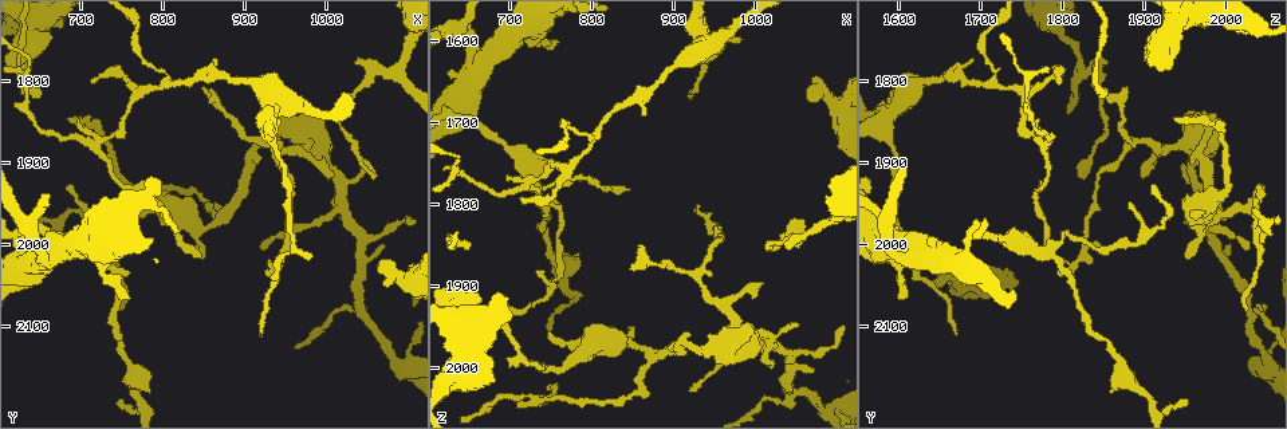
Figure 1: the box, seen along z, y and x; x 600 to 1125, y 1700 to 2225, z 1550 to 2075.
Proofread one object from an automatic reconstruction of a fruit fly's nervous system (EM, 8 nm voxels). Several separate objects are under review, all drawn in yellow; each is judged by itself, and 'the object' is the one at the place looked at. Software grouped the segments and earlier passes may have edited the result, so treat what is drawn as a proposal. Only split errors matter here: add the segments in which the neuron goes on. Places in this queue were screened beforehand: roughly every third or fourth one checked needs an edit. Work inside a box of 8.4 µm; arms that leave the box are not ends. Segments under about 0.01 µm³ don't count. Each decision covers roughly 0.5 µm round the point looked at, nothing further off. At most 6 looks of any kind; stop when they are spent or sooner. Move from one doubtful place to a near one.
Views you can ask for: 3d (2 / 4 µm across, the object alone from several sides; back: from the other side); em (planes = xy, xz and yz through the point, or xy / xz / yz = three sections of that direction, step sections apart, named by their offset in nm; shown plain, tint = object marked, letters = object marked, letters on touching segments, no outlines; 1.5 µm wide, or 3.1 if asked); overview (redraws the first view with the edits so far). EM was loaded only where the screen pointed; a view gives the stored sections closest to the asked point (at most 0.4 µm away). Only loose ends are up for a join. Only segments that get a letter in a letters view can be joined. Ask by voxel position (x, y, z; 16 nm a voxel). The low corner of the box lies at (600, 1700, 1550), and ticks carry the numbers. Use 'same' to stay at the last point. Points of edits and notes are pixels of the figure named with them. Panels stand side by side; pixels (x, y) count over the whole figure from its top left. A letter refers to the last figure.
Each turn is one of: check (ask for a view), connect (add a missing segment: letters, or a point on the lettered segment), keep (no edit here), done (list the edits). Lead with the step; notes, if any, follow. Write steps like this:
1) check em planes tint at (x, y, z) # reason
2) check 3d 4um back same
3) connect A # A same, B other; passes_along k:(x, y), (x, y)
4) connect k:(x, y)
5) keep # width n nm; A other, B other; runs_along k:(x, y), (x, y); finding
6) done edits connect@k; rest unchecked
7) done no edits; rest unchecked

check em planes letters at (985, 2015, 1600) # thin end

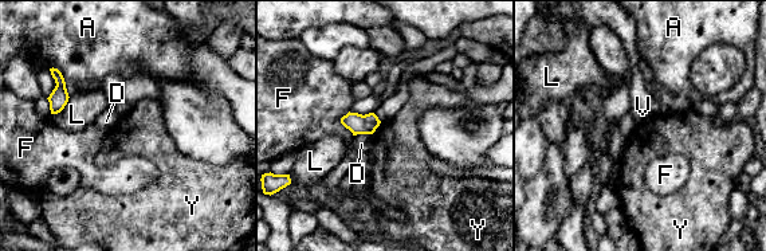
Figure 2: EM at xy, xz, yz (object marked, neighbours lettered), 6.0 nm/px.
keep # A other, D other, F other, L other, V other, Y other; border 2:(381, 122), (372, 133); no lettered segment goes on from it

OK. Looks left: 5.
check em xz step 4 letters at (715, 1800, 1795) # an open end

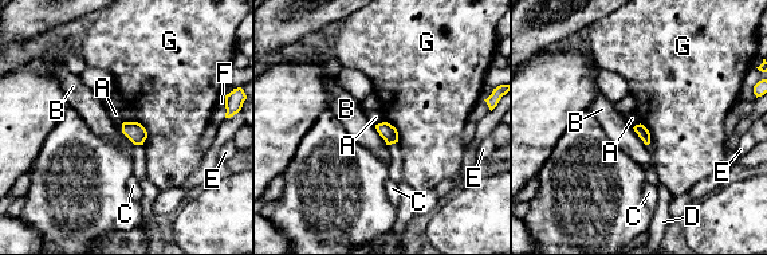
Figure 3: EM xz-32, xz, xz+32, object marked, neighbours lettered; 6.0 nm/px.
keep # A other, B other, C other, D other, E other, F other, G other; border 3:(137, 121), (146, 132), (144, 144); none of them fits

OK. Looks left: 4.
check em planes letters at (1060, 1915, 1820) # end of a long branch

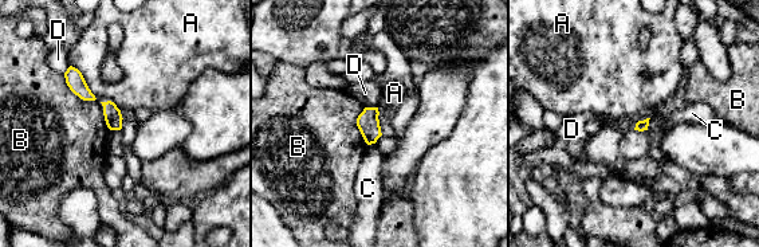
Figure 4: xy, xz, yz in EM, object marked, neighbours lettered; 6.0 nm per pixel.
keep # longest_contact A 260 nm; A other, B other, C other, D other; border 4:(70, 65), (81, 73), (97, 98); no lettered segment goes on from it

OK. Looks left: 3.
done no edits; rest unchecked

